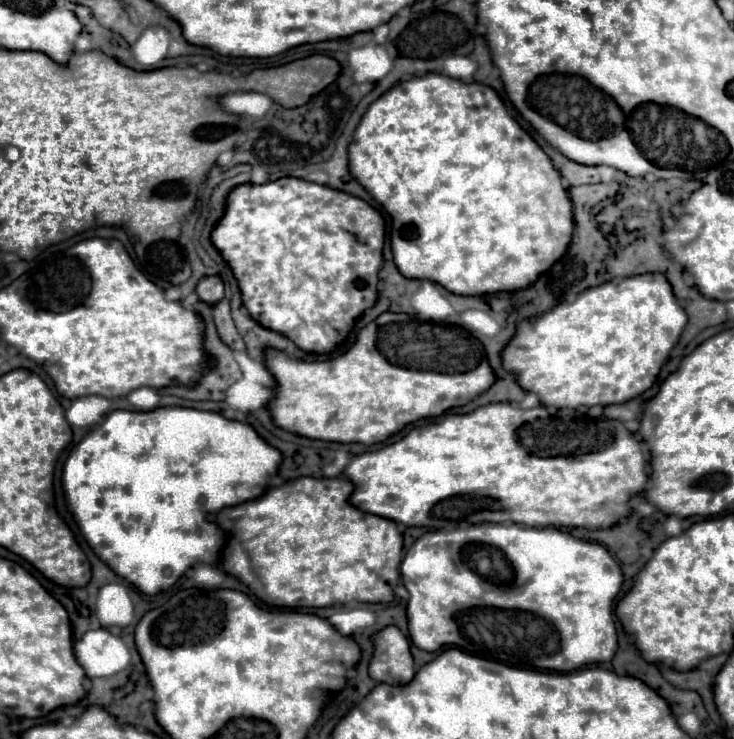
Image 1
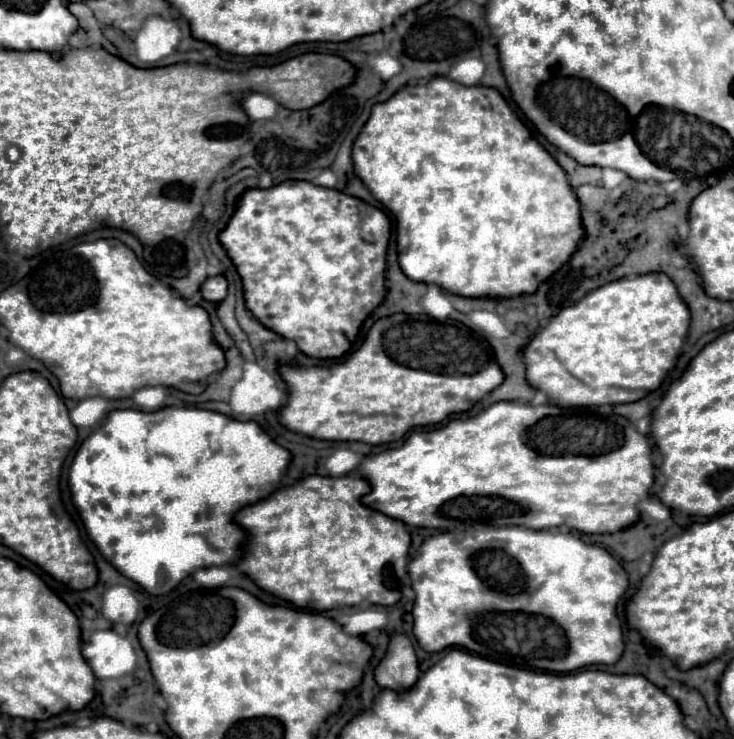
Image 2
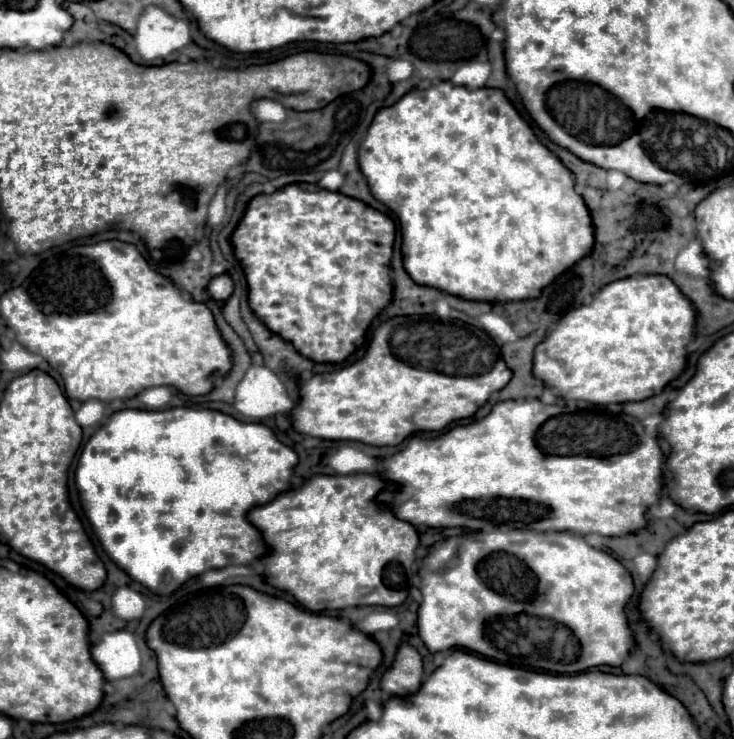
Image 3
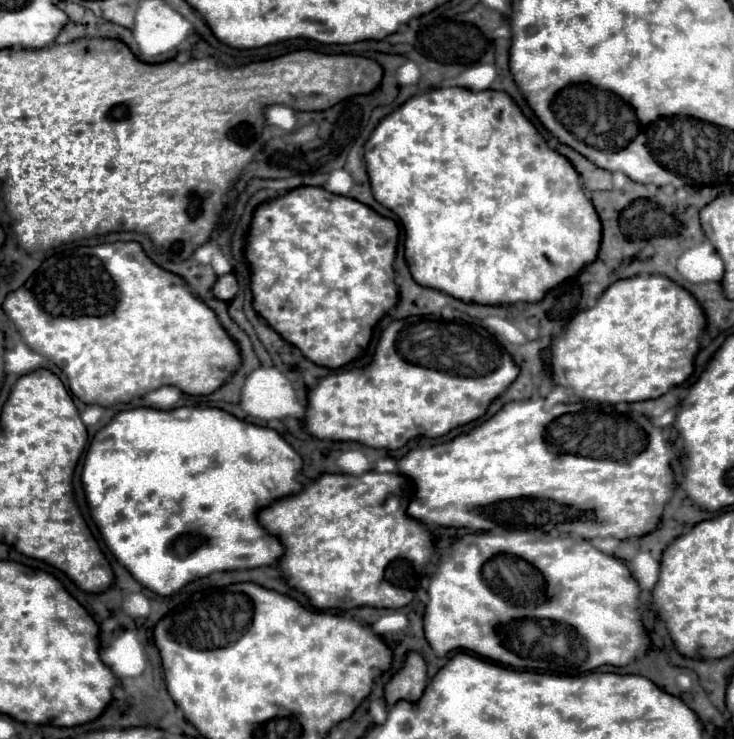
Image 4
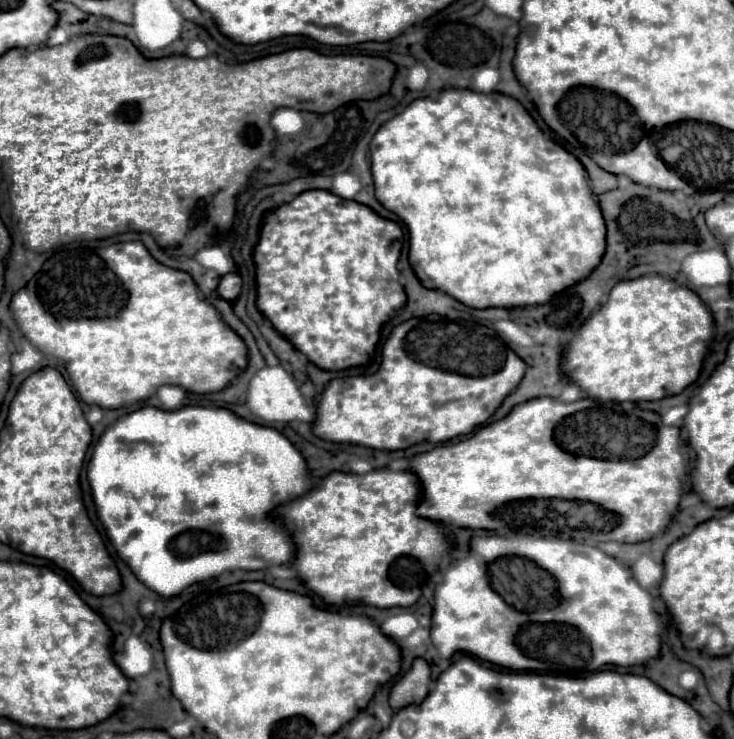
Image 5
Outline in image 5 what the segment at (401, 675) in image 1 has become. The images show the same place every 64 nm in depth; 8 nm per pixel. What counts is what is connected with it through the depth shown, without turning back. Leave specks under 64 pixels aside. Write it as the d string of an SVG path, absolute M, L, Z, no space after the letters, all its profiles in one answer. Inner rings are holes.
M416 658L410 670L390 688L392 710L404 708L408 704L420 704L428 694L428 684L430 684L430 668L424 658Z

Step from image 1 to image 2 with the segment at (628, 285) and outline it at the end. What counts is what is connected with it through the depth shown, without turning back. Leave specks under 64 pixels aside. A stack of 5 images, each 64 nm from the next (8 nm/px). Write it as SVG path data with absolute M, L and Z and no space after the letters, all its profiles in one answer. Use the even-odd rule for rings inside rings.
M642 274L608 282L588 292L580 302L562 308L548 324L520 348L526 364L526 382L544 392L556 406L628 404L654 392L676 364L676 352L684 344L690 312L666 274Z

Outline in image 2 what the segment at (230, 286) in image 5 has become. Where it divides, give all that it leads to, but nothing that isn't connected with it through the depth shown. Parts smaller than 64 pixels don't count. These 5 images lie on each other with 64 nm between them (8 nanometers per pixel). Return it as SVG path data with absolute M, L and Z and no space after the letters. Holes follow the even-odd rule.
M224 276L206 278L204 284L200 286L200 294L208 302L222 302L226 298L226 292L228 292L228 282Z

